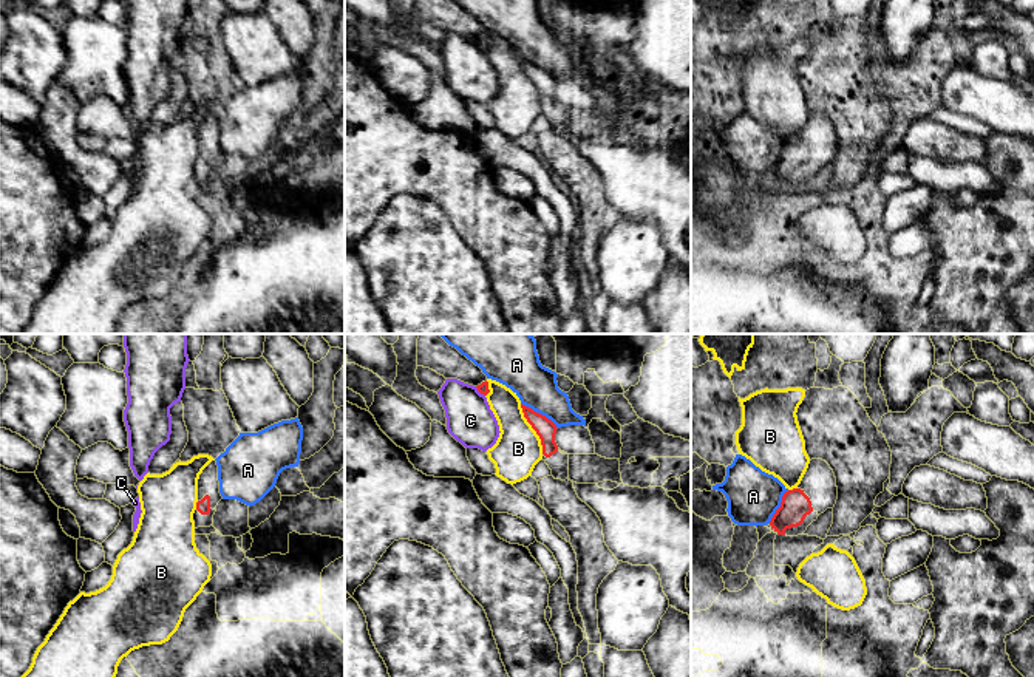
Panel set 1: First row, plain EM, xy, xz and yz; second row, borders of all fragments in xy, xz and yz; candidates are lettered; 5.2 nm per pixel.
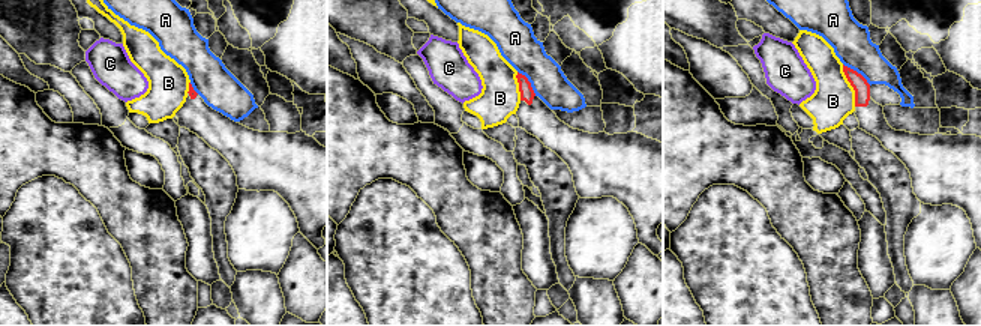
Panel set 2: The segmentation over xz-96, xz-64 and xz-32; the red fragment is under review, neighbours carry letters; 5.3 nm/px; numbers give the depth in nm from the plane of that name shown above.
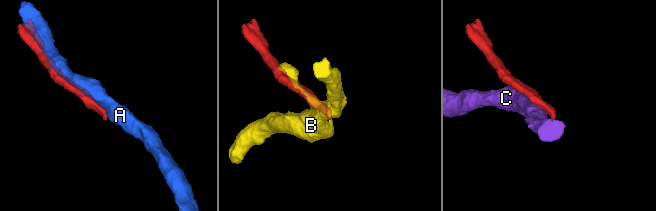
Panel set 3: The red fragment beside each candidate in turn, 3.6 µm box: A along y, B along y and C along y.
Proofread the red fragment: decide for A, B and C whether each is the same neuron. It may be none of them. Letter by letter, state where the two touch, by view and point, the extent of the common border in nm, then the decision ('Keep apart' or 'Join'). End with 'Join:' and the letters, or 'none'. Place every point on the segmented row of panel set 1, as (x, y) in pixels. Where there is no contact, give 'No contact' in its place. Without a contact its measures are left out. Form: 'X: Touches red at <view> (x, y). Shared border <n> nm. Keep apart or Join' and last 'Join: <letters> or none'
A: Touches red at xz (538, 413). Shared border 240 nm. Keep apart
B: Touches red at xz (532, 427). Shared border 300 nm. Keep apart
C: Touches red at xz (479, 391). Shared border 80 nm. Keep apart
Join: none

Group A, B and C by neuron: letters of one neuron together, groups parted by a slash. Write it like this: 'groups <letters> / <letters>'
groups A / B / C

